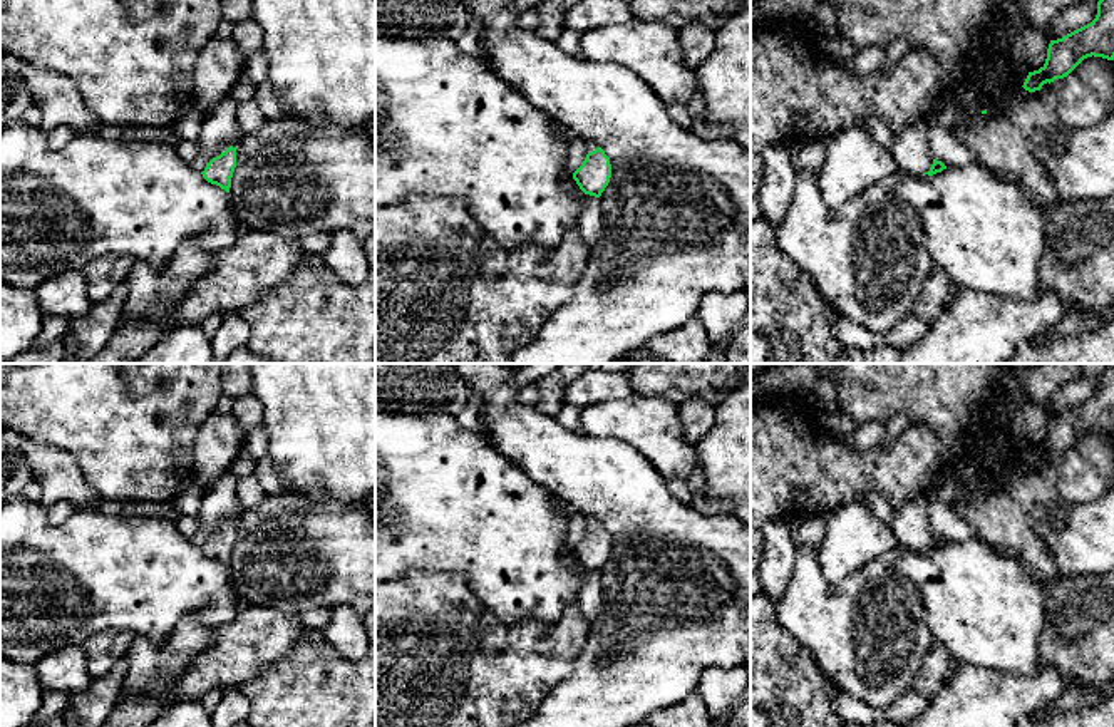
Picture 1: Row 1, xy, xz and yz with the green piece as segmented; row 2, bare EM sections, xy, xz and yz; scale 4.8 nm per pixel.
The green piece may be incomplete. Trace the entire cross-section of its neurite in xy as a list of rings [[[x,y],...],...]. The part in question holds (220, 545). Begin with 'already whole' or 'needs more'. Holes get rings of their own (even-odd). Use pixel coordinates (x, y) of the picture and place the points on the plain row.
already whole; [[[233,521],[226,523],[226,526],[213,533],[201,548],[208,558],[219,561],[226,568],[230,568],[236,543],[236,524],[238,523]]]

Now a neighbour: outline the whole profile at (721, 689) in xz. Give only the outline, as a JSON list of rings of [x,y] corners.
[[[749,667],[707,668],[695,687],[695,693],[705,702],[714,722],[725,720],[730,710],[747,695]]]

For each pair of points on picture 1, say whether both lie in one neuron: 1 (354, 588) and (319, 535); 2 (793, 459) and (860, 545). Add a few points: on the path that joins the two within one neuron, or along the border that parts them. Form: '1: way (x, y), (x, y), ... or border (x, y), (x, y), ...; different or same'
1: way (354, 575), (354, 570), (332, 548); same
2: border (863, 503), (843, 503), (825, 515); different

